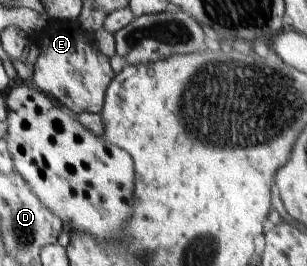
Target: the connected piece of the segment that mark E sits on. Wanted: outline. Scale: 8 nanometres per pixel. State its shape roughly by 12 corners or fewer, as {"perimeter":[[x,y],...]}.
{"perimeter":[[78,22],[37,37],[30,83],[74,114],[100,113],[110,58]]}

